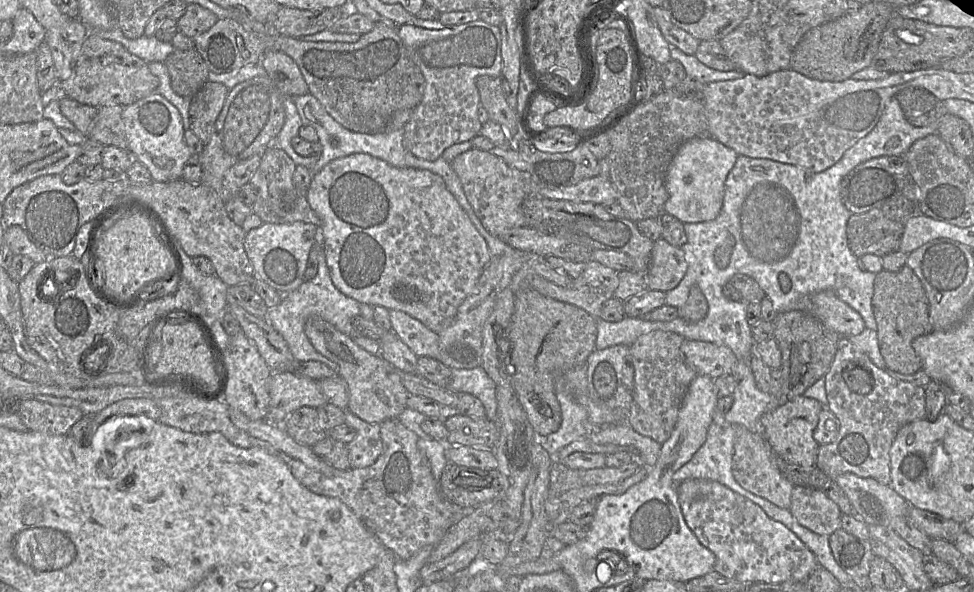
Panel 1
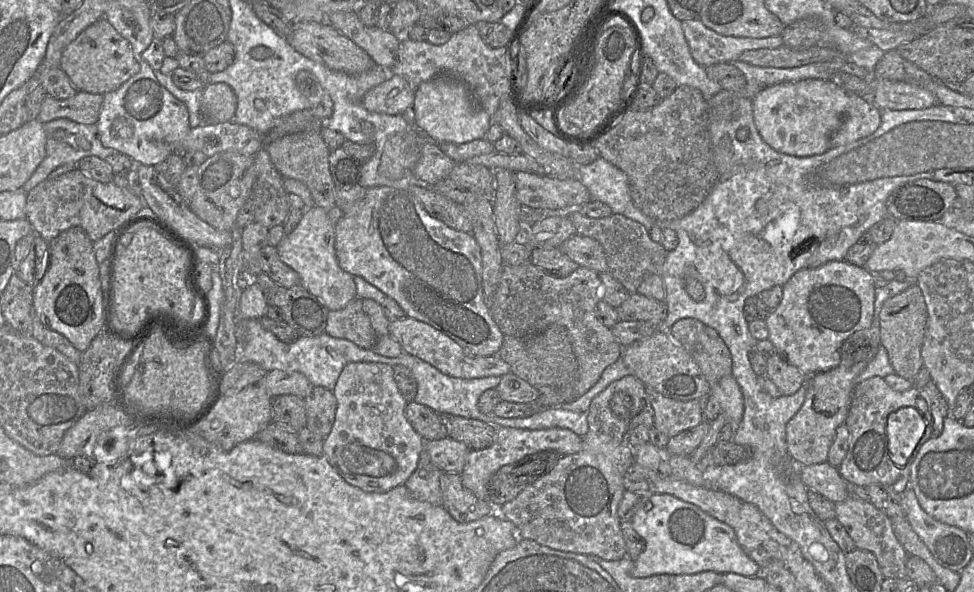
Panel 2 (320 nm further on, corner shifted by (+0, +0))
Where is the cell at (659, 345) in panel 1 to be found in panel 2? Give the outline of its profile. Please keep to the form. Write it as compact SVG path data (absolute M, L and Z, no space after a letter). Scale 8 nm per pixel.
M645 386L654 418L653 427L669 438L694 428L704 421L704 399L677 401Z

